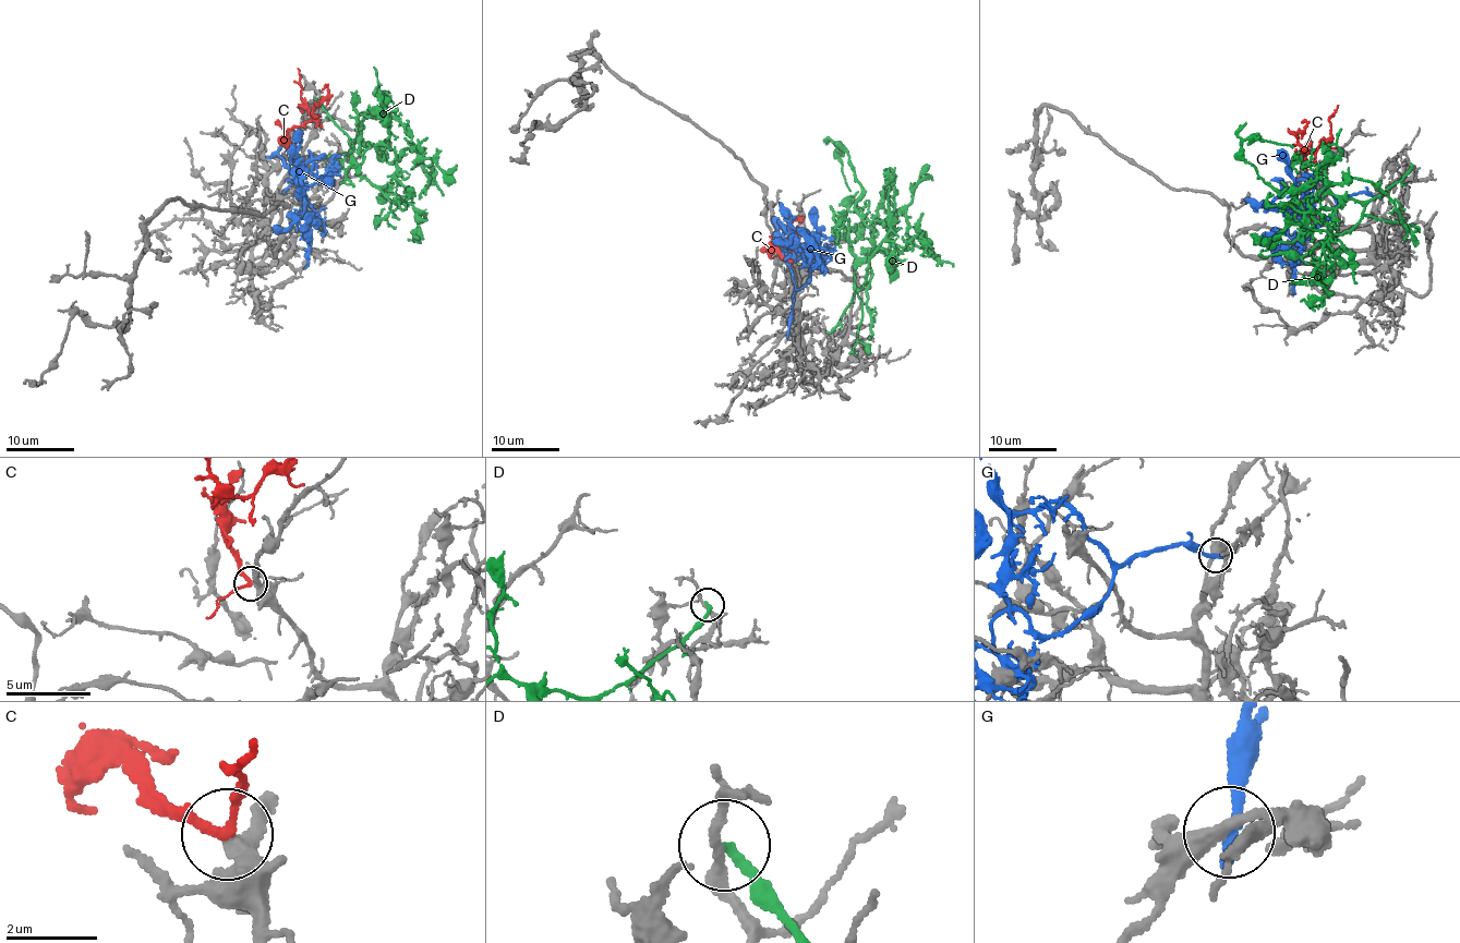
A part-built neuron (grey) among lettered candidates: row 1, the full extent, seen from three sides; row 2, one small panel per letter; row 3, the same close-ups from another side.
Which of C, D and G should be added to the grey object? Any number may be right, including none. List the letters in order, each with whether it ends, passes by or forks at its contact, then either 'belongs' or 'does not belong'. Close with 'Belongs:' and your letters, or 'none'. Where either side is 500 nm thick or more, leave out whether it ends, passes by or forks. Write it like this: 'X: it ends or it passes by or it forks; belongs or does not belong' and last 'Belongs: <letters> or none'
C: it forks; does not belong
D: it ends; does not belong
G: it ends; does not belong
Belongs: none

